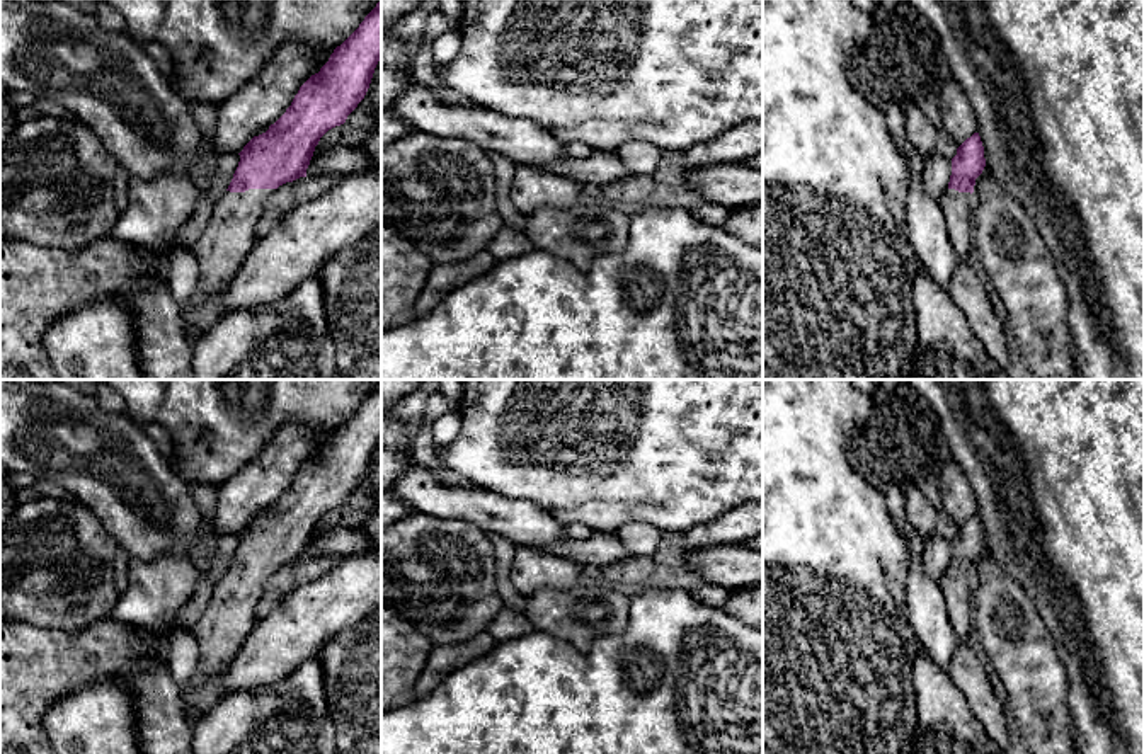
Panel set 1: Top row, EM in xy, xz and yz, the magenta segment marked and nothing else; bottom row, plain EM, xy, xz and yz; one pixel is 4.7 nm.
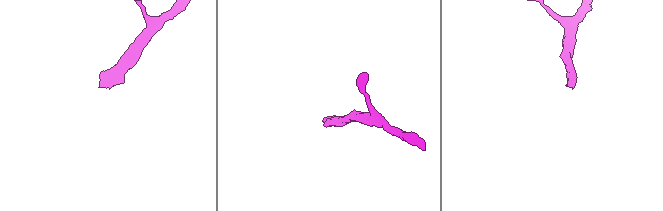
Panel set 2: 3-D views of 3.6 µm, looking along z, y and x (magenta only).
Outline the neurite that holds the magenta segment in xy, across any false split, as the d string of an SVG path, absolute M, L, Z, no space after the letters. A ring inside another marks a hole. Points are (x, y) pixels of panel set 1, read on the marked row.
M381 0L364 17L359 27L334 49L318 73L312 75L295 95L286 112L259 136L254 136L238 153L240 162L228 189L213 206L208 228L192 245L201 277L189 300L191 308L213 300L232 283L243 259L255 245L255 225L276 189L286 182L306 177L306 169L320 138L346 123L347 116L364 99L375 68L381 60Z

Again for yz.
M974 133L957 148L957 155L952 158L948 189L938 199L947 218L955 257L965 262L972 248L972 192L984 167L984 146L979 133Z

